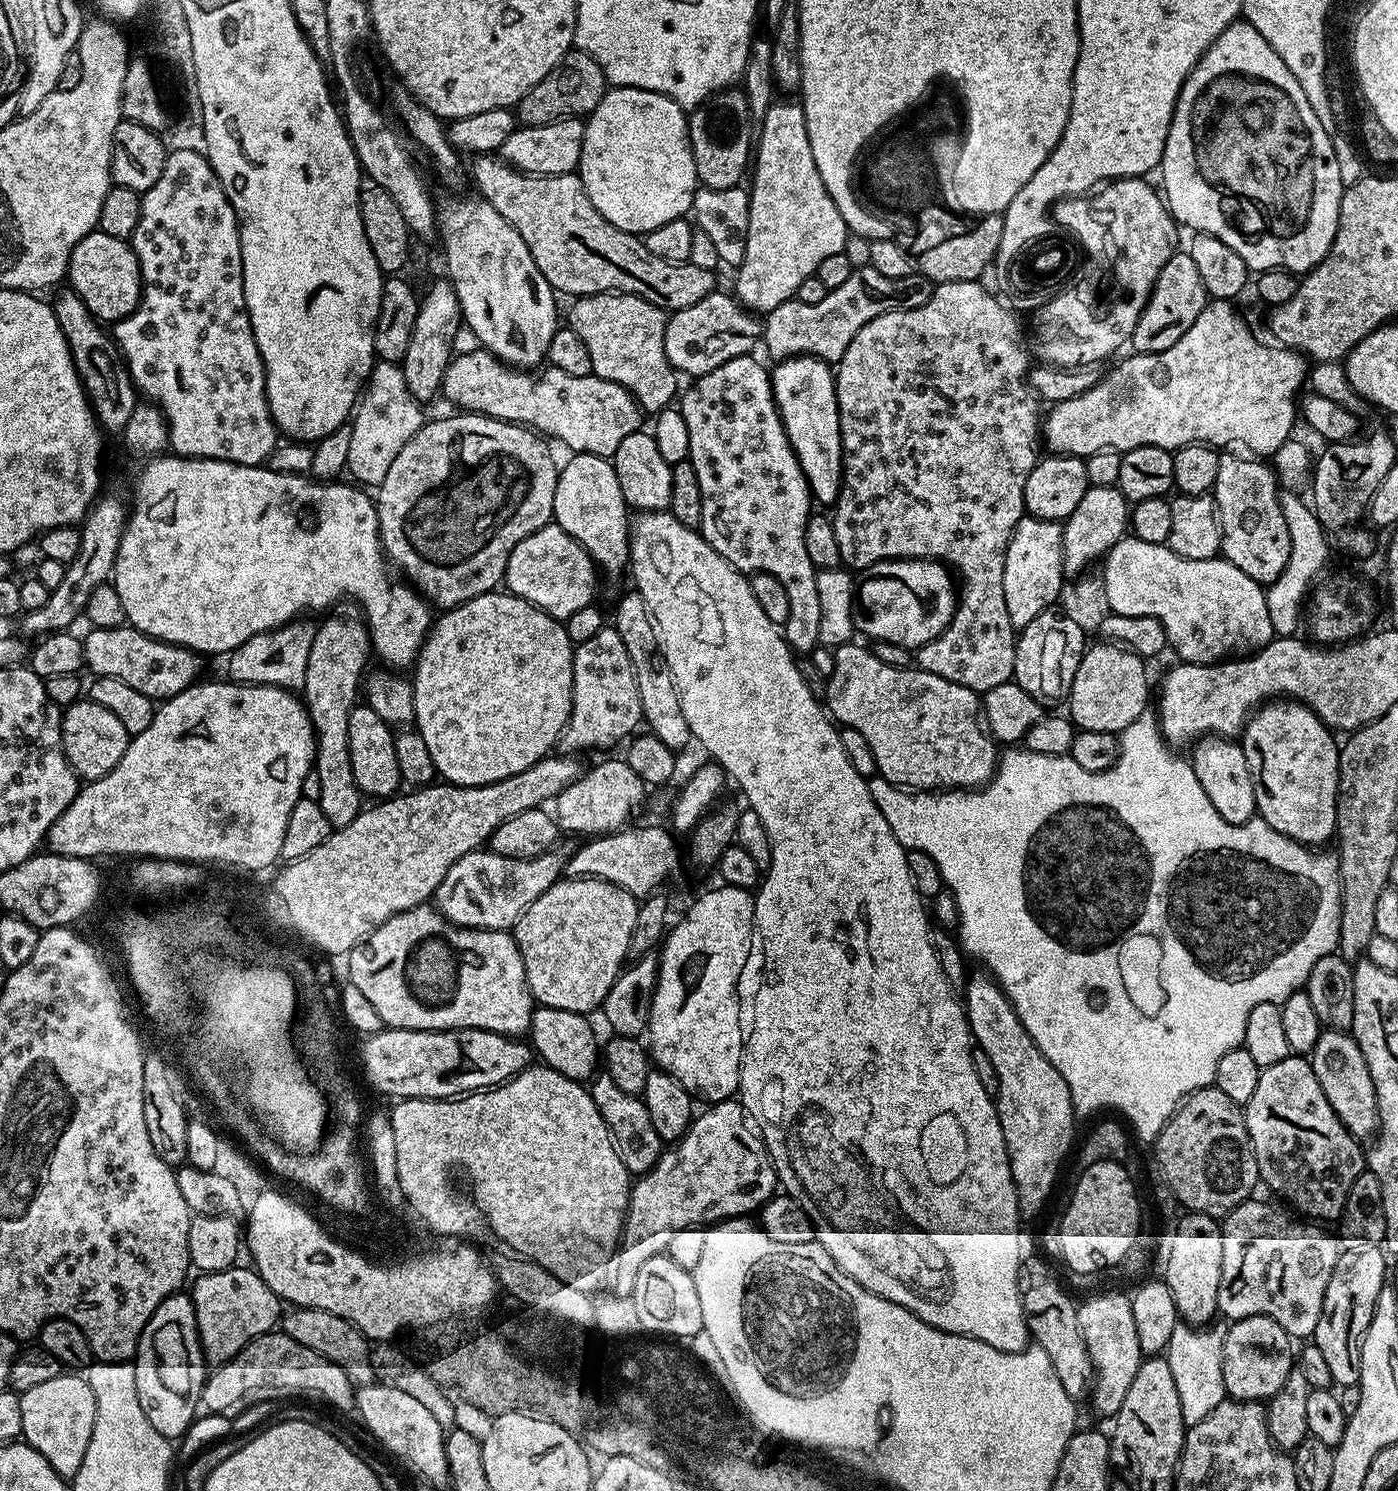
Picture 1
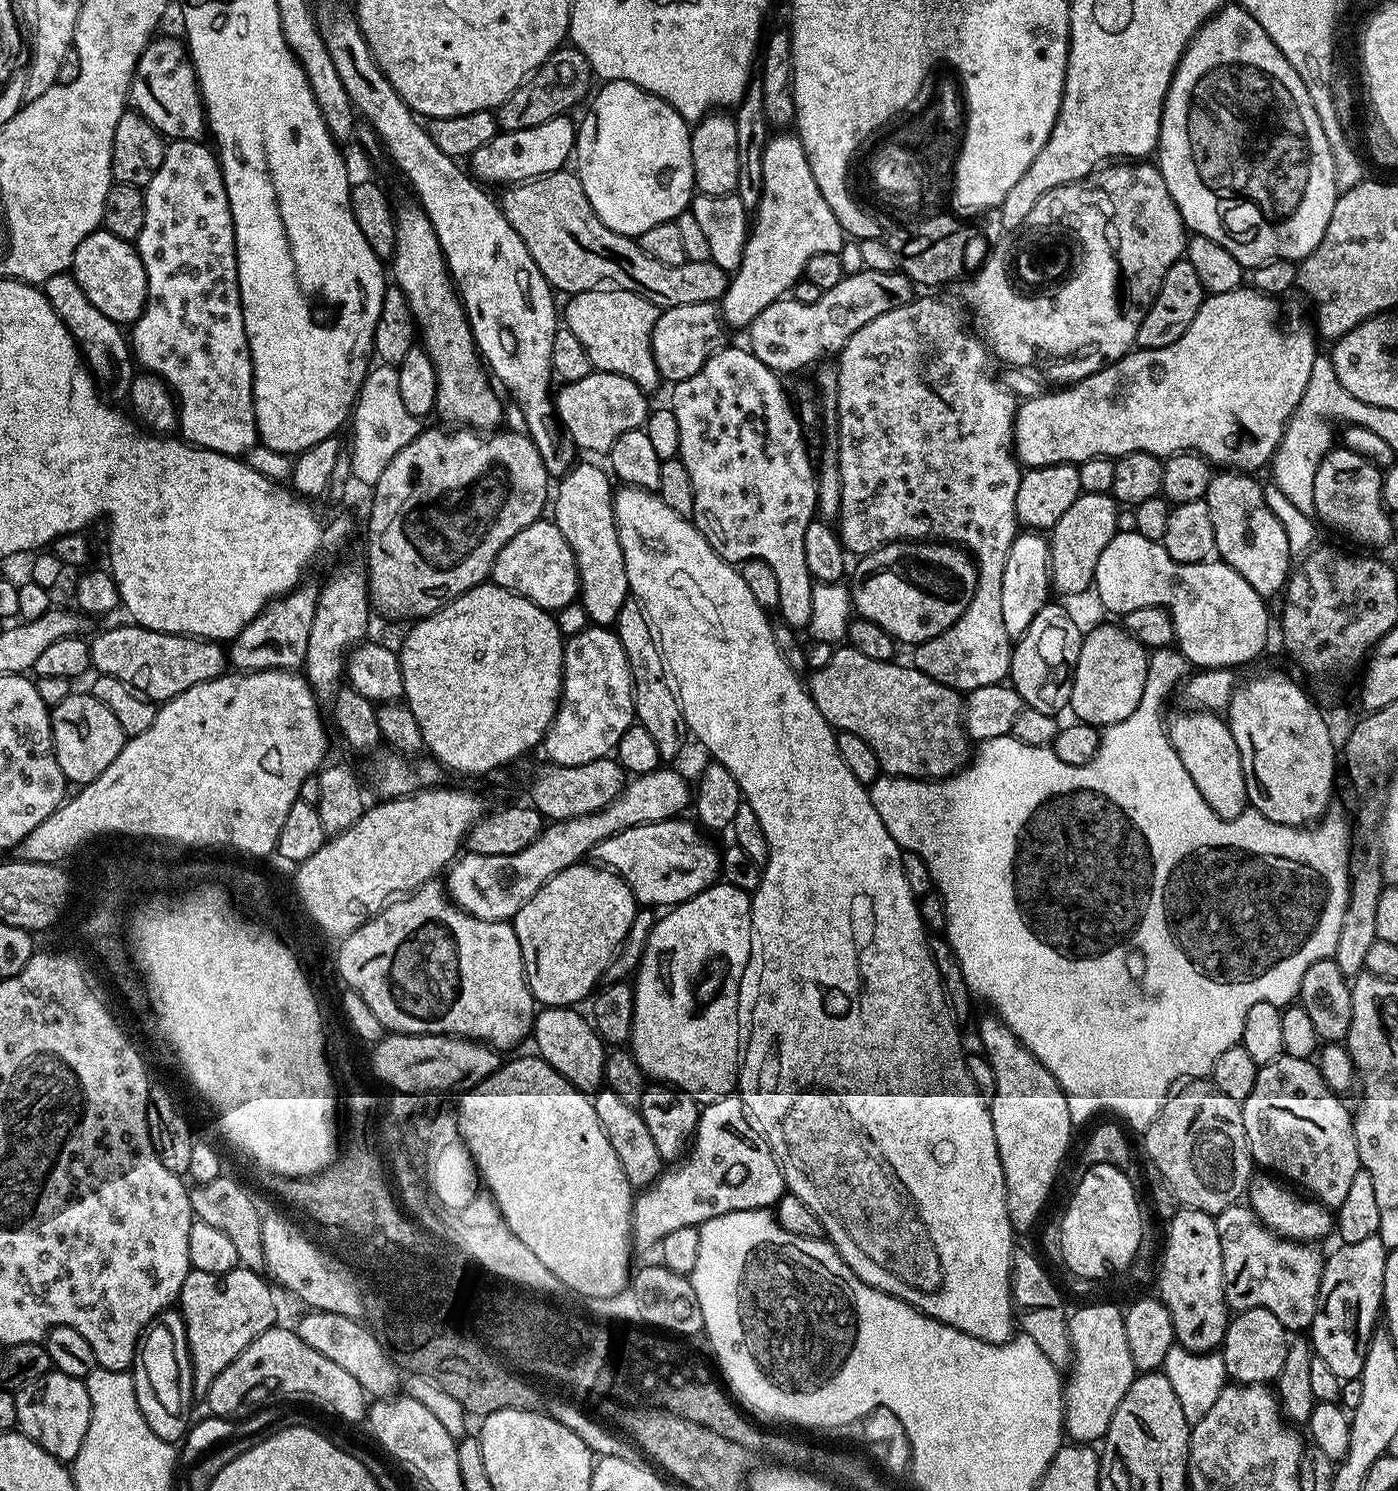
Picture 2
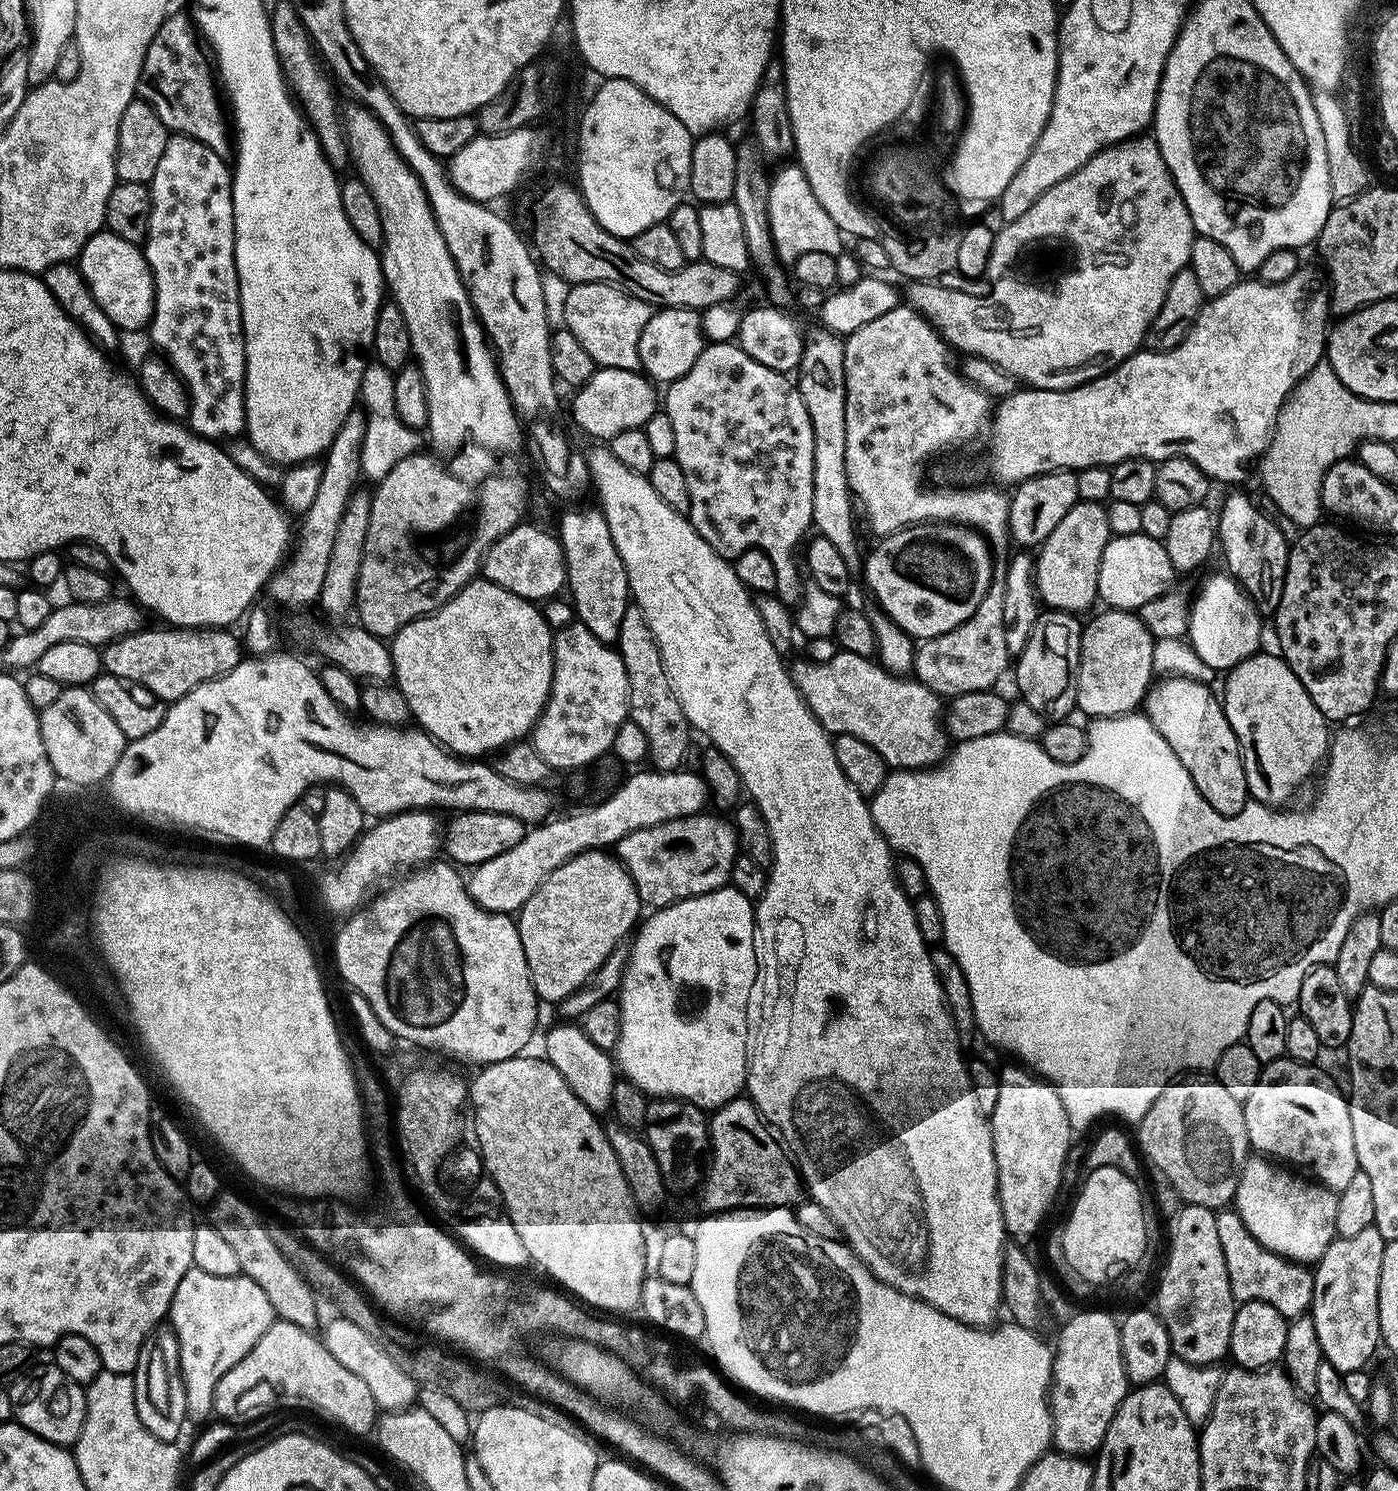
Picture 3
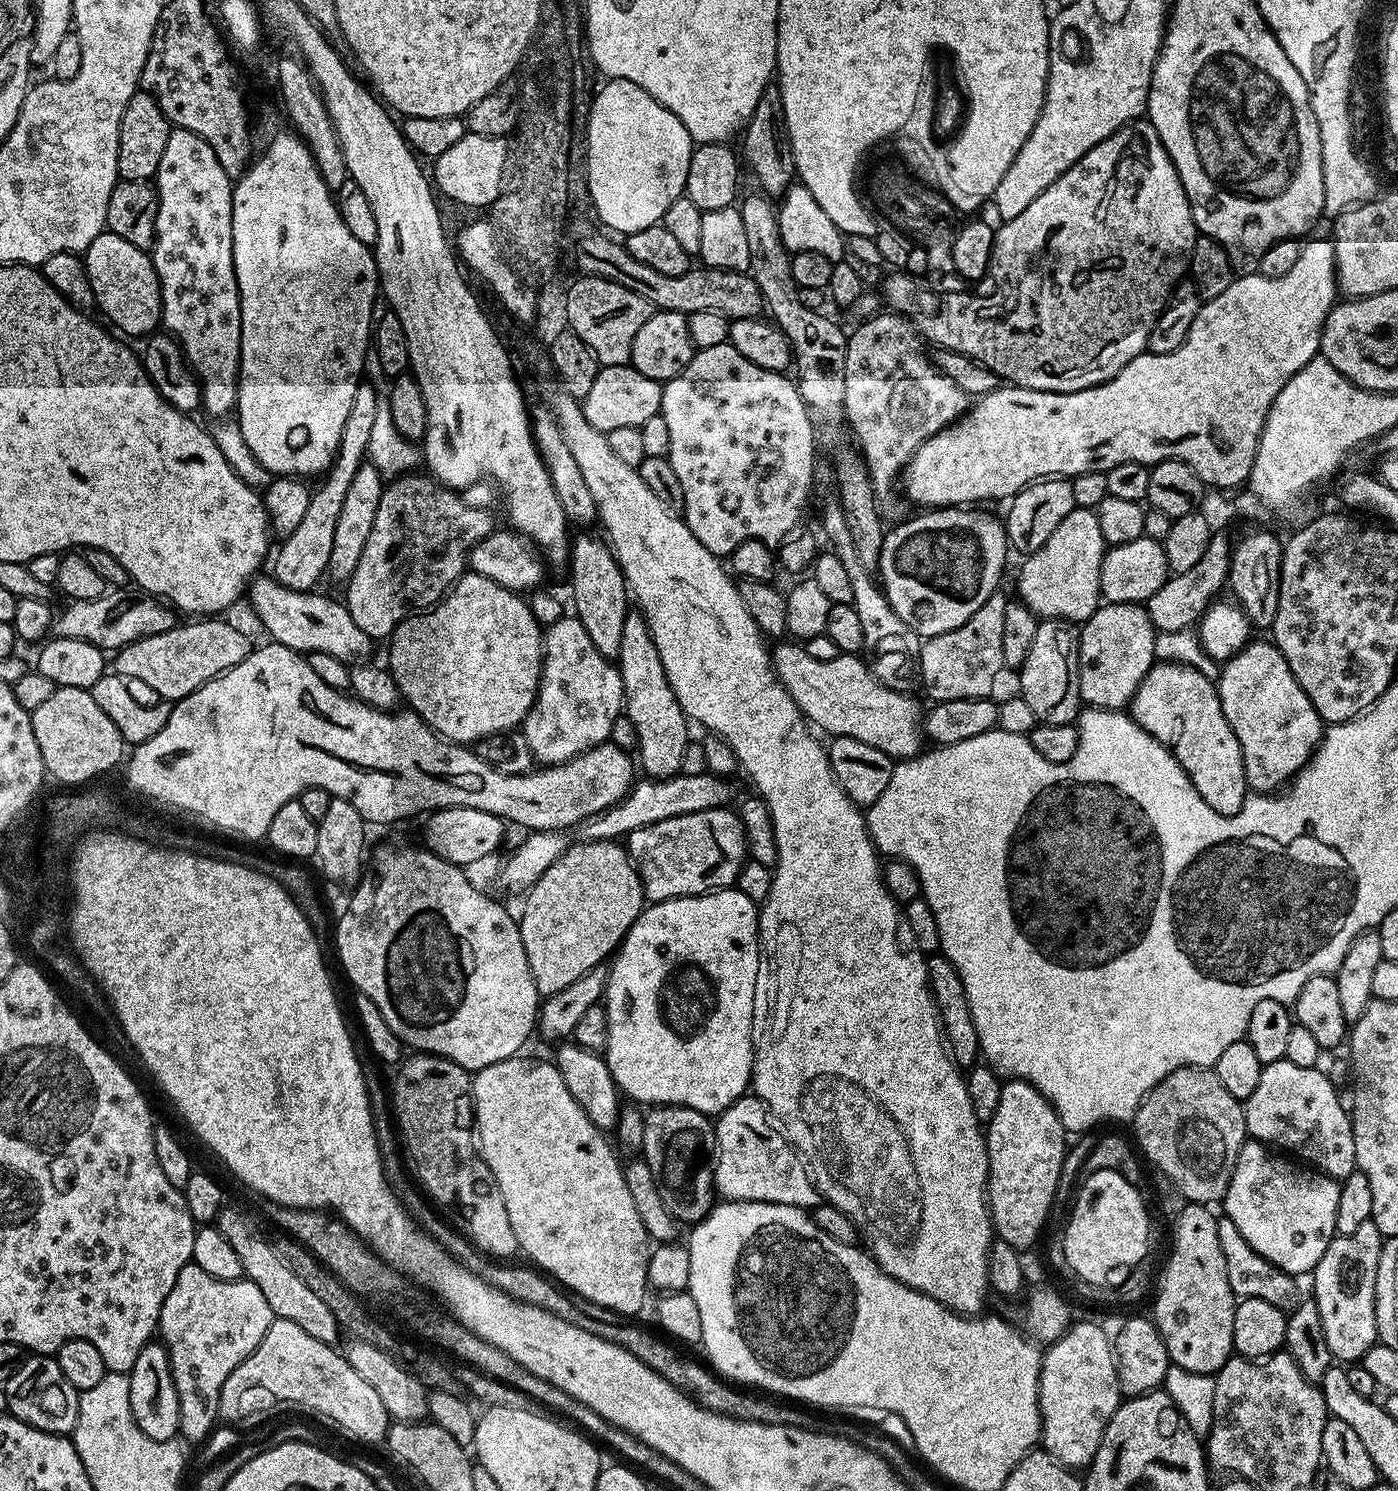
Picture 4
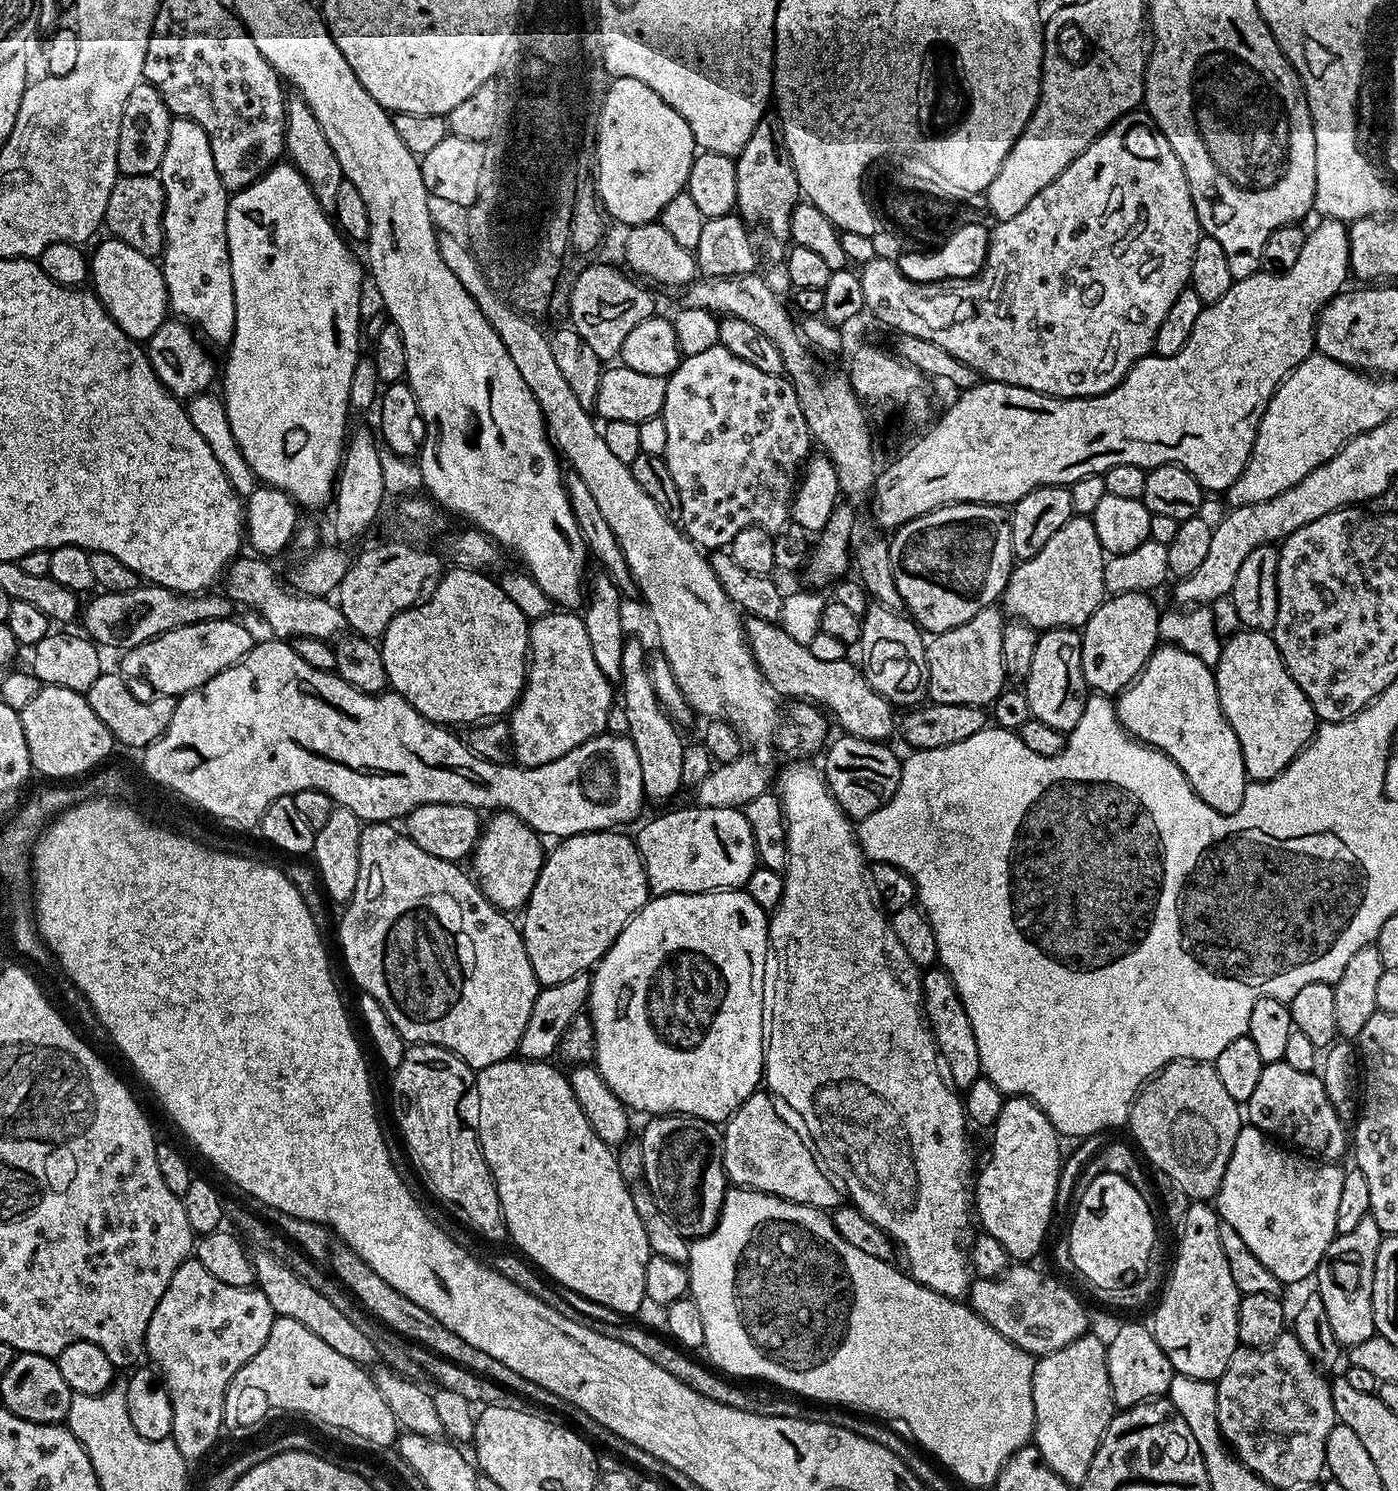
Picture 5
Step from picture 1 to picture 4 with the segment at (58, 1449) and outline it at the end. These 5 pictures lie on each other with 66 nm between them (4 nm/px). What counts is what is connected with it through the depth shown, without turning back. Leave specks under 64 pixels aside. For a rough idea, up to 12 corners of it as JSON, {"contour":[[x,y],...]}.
{"contour":[[48,1354],[2,1385],[8,1412],[68,1436],[80,1392]]}

